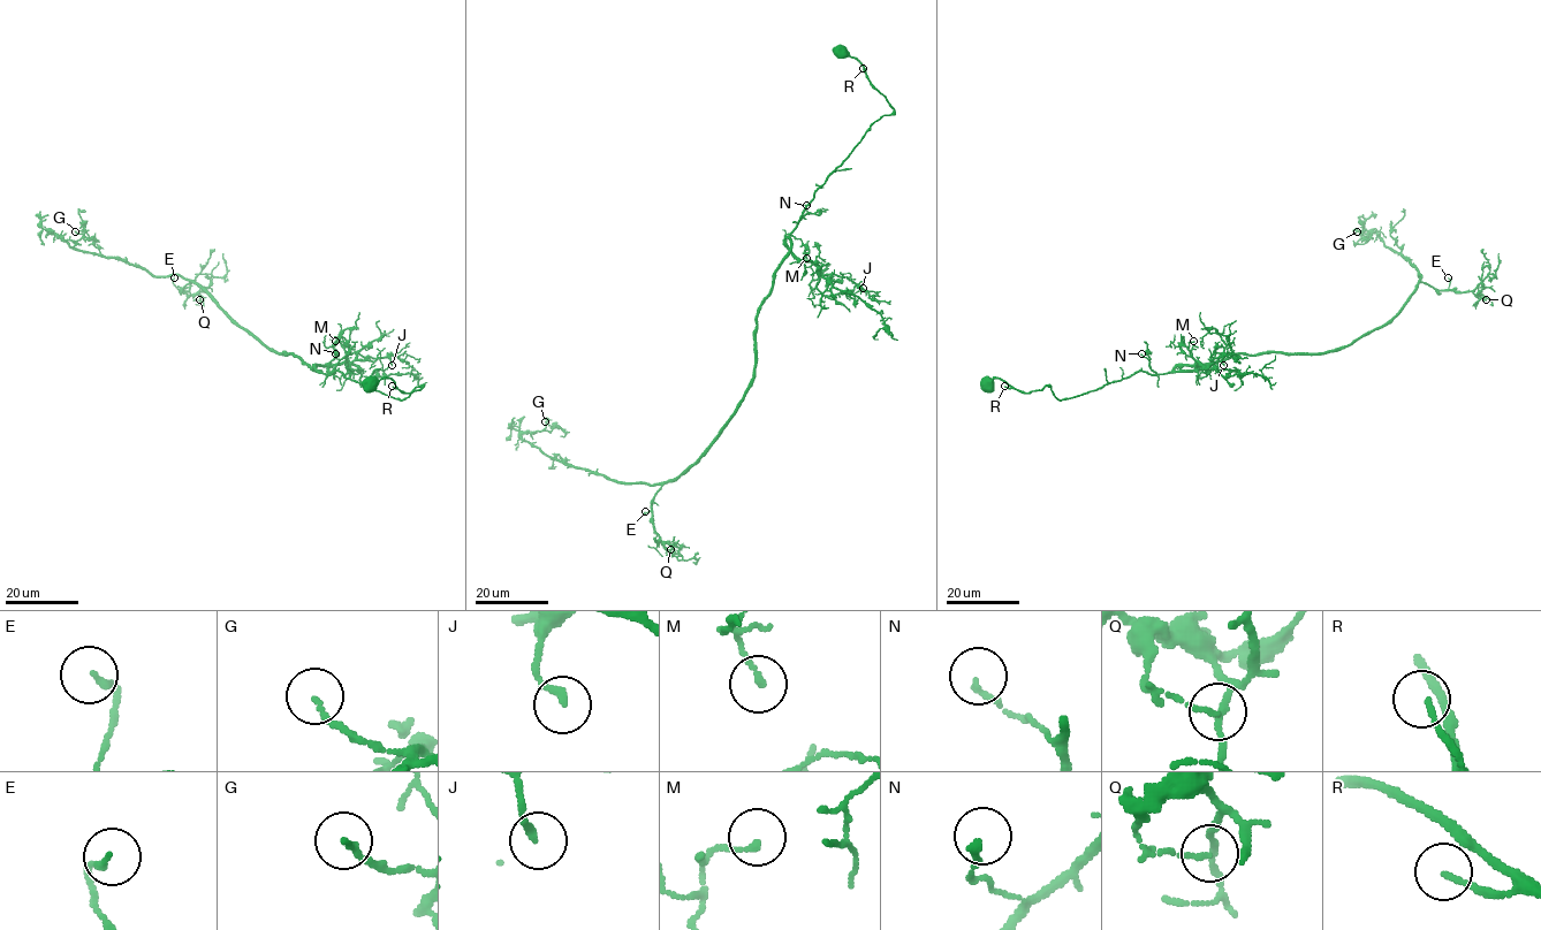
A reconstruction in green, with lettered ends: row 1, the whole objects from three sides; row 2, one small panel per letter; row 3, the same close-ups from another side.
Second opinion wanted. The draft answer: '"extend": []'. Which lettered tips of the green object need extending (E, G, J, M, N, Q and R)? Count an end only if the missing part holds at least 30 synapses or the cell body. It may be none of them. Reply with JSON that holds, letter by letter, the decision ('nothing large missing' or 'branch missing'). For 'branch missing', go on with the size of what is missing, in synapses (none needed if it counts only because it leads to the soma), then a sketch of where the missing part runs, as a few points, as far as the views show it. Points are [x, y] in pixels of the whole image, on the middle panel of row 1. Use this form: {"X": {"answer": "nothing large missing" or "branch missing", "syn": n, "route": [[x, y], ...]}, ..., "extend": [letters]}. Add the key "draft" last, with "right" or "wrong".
{"E": {"answer": "nothing large missing"}, "G": {"answer": "nothing large missing"}, "J": {"answer": "nothing large missing"}, "M": {"answer": "nothing large missing"}, "N": {"answer": "nothing large missing"}, "Q": {"answer": "nothing large missing"}, "R": {"answer": "nothing large missing"}, "extend": [], "draft": "right"}

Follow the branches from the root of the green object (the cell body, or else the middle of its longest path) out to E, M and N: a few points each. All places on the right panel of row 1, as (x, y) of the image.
E: (988, 385), (1049, 386), (1065, 399), (1140, 371), (1326, 353), (1386, 325), (1419, 282), (1447, 290), (1448, 277)
M: (988, 385), (1000, 378), (1023, 393), (1049, 386), (1059, 399), (1075, 397), (1140, 371), (1193, 365), (1193, 341)
N: (988, 385), (1000, 378), (1023, 393), (1049, 386), (1059, 399), (1075, 397), (1140, 371), (1155, 374), (1141, 353)

